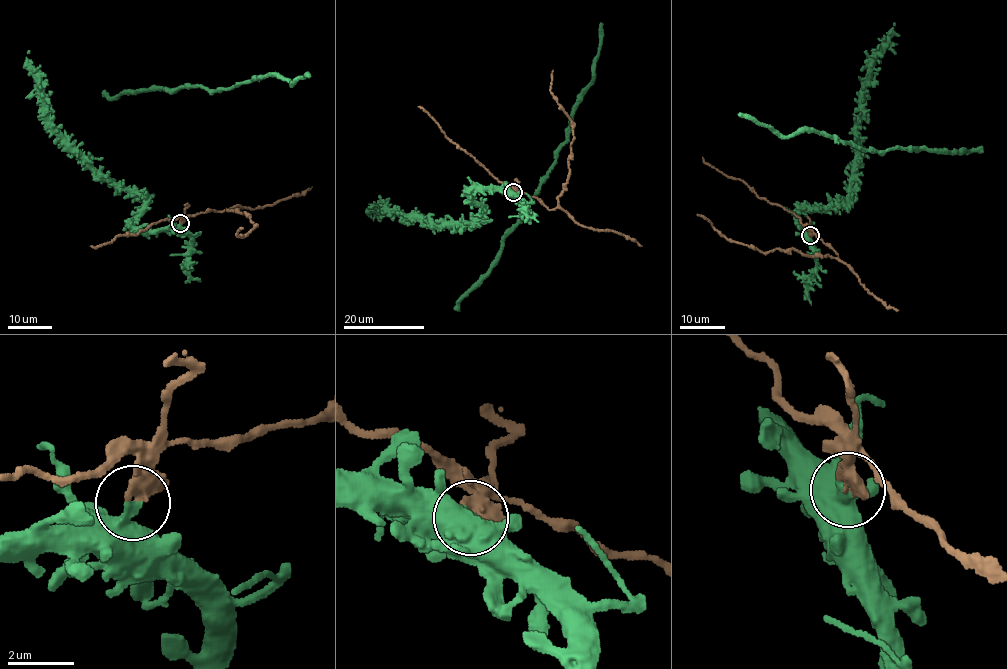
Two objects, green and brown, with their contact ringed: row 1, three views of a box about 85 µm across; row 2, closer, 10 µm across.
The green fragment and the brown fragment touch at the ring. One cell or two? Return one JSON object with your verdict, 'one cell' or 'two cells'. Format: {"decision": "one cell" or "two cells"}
{"decision": "two cells"}

